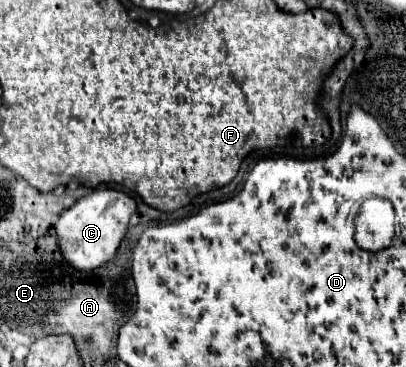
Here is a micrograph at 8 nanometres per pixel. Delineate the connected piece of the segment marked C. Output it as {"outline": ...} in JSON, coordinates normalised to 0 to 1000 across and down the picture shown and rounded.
{"outline":[[[232,515],[197,537],[172,569],[163,569],[133,613],[143,673],[158,706],[192,738],[227,738],[286,695],[286,678],[310,635],[315,597],[335,575],[325,537],[291,515]]]}

